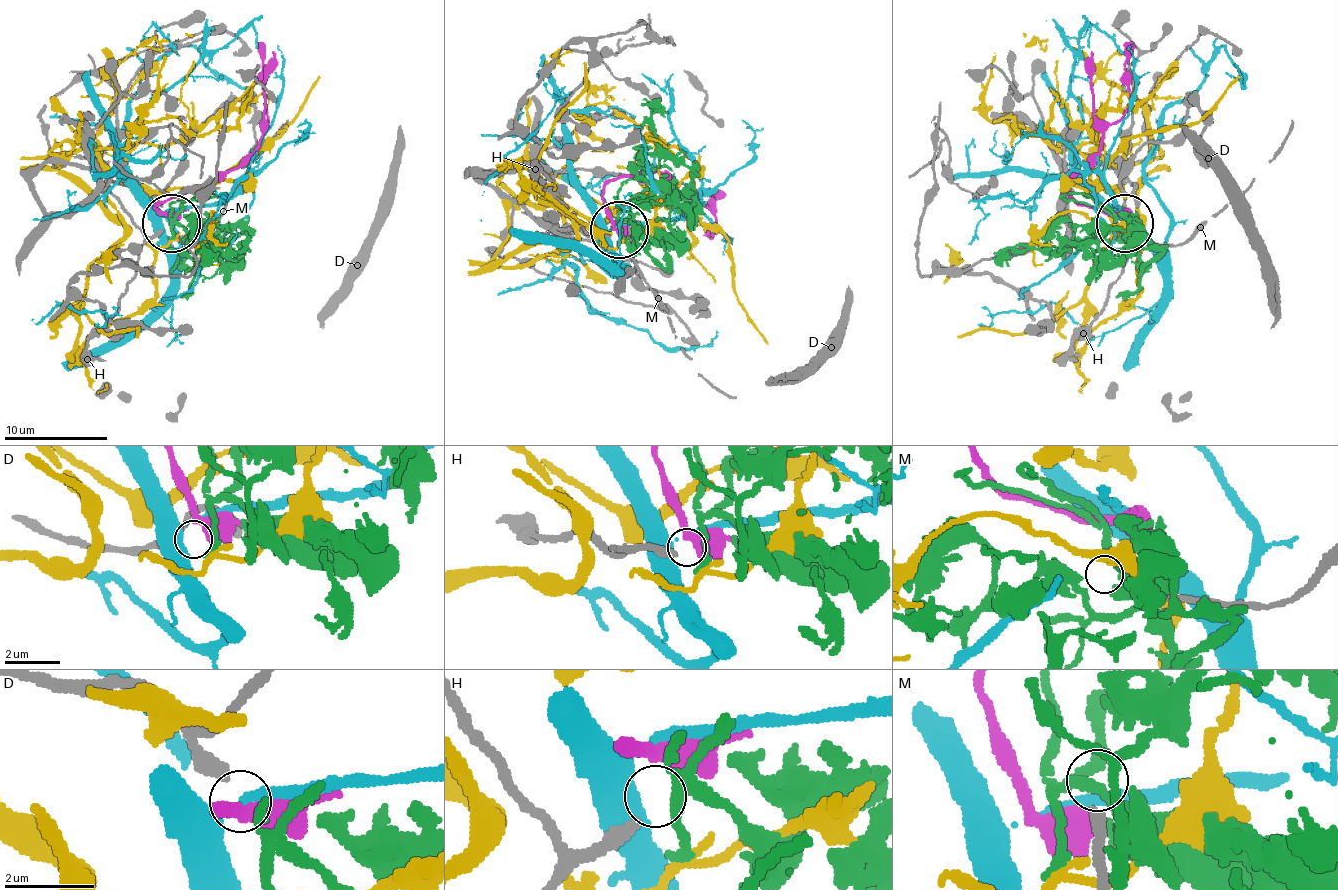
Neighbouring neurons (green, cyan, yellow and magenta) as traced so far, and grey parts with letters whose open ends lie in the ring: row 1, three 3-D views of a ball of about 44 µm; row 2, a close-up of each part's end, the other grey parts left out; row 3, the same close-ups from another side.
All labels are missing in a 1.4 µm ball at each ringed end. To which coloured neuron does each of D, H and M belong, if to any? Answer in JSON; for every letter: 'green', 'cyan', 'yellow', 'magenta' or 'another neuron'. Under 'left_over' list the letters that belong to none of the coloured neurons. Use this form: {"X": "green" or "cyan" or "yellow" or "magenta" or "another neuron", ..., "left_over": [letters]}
{"D": "magenta", "H": "another neuron", "M": "another neuron", "left_over": ["H", "M"]}

